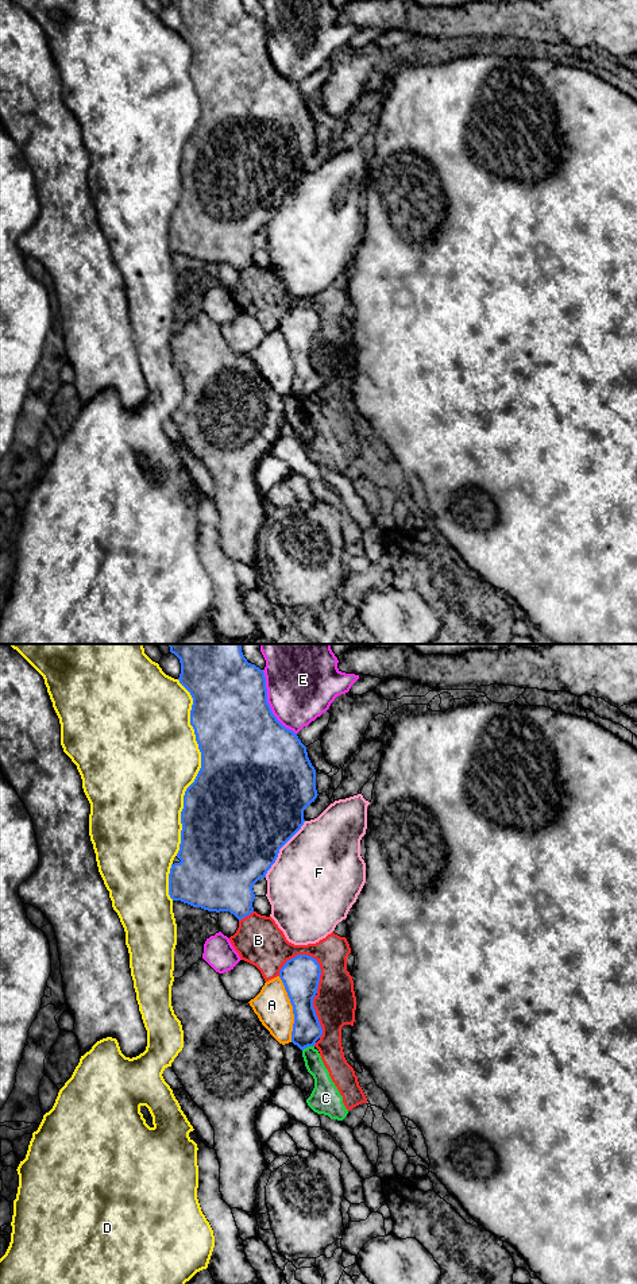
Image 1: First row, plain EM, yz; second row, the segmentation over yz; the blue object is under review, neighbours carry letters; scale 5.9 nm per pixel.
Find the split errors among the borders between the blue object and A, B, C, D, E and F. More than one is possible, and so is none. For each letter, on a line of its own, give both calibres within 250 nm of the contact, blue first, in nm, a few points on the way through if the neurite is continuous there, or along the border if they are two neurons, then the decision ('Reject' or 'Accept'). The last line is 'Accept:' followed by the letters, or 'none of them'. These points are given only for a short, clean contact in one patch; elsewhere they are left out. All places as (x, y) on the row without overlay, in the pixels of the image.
A: Thickness 220 nm (blue) against 220 nm. Reject
B: Thickness 220 nm (blue) against 220 nm. Reject
C: Thickness 170 nm (blue) against 110 nm. Boundary: yz (313, 397), (308, 397), (302, 403). Reject
D: Thickness 500 nm (blue) against 460 nm. Reject
E: Thickness 480 nm (blue) against 420 nm. Reject
F: Thickness 500 nm (blue) against 480 nm. Reject
Accept: none of them

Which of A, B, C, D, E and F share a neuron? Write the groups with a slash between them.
A / B C / D / E / F

